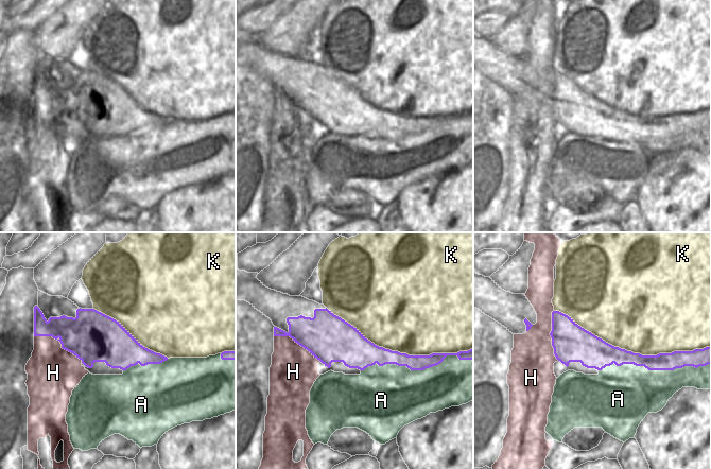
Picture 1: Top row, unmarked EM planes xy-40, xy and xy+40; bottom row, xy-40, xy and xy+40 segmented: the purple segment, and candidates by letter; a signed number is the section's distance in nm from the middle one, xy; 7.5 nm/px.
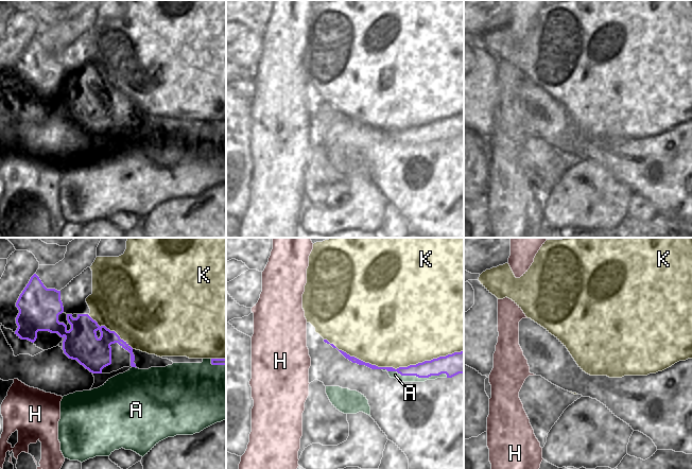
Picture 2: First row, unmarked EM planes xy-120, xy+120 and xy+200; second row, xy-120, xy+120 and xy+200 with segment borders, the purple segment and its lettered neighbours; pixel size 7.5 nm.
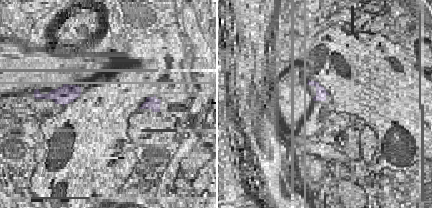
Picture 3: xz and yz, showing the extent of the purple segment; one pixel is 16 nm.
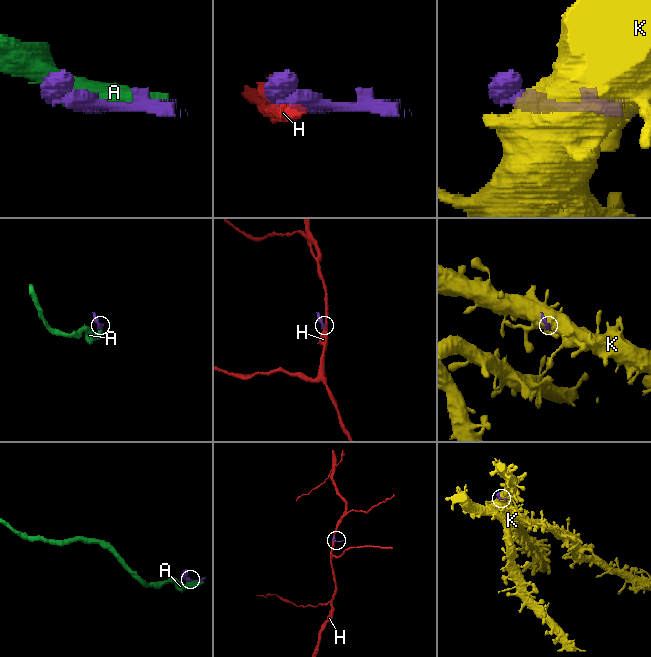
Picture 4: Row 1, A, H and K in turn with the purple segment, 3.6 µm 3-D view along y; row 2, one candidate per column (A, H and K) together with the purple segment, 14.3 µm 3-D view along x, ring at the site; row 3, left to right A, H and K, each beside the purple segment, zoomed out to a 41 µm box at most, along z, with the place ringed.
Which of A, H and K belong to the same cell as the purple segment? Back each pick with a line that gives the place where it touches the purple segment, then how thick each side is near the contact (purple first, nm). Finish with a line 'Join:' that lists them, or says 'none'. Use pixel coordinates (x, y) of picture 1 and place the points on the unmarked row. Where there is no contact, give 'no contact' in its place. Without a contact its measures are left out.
Join: none

